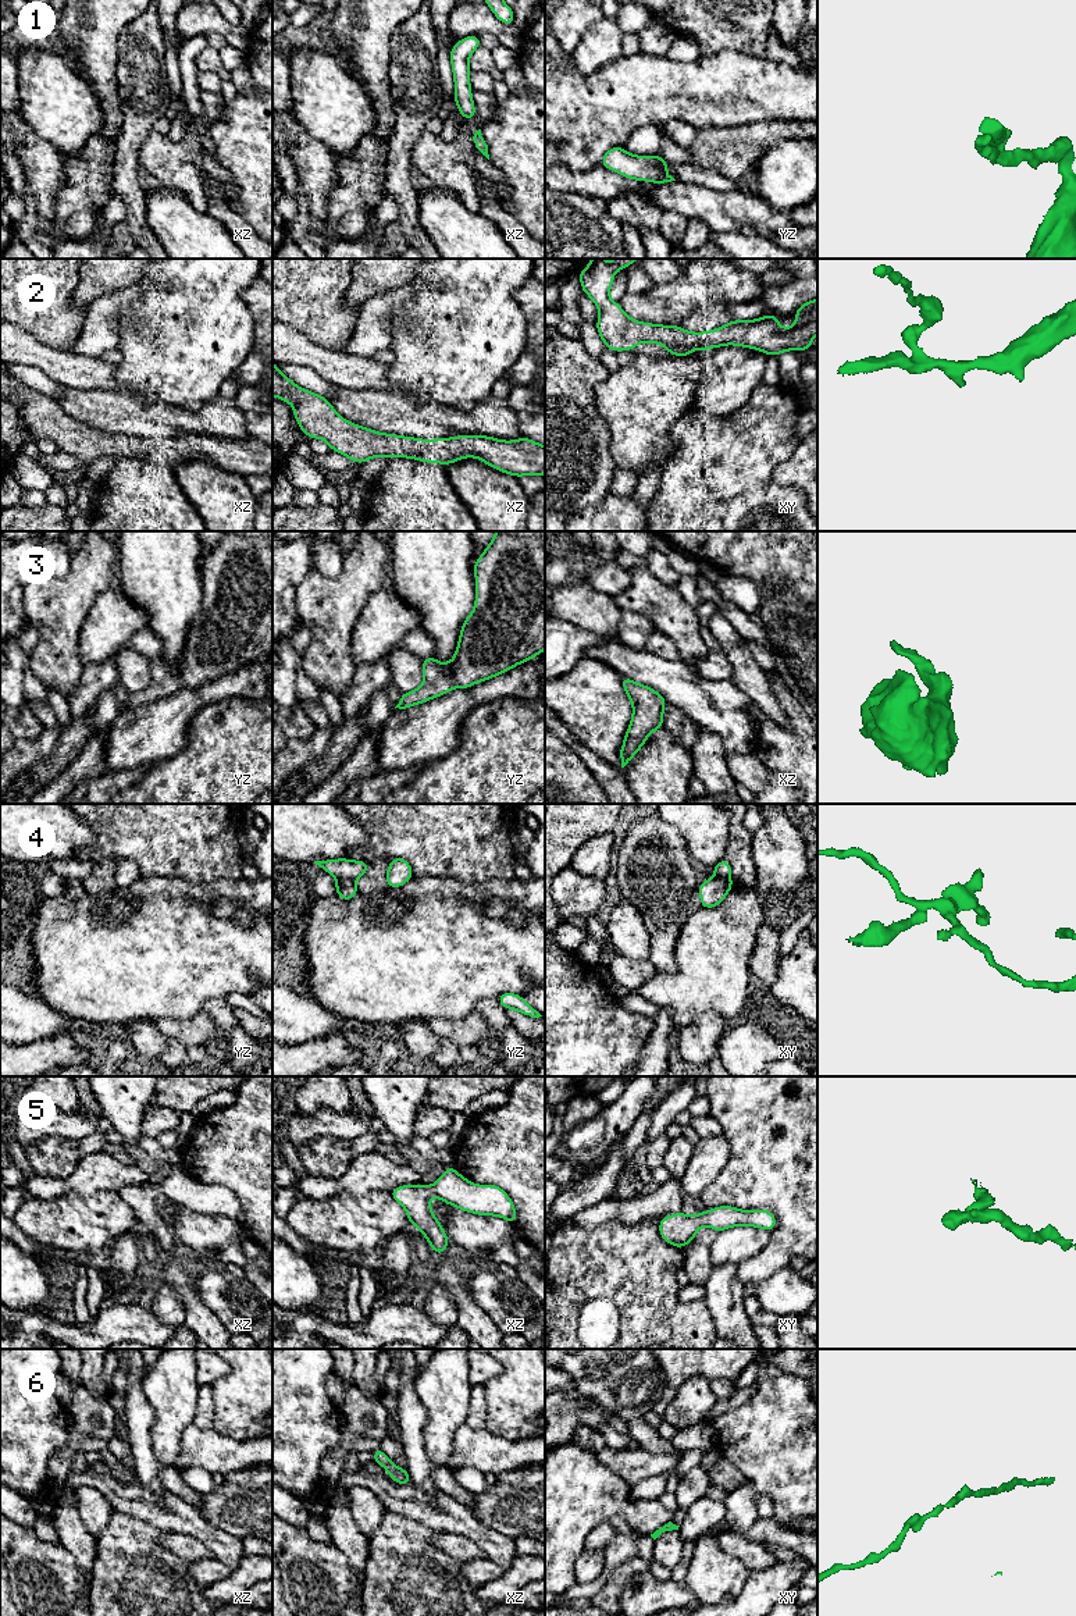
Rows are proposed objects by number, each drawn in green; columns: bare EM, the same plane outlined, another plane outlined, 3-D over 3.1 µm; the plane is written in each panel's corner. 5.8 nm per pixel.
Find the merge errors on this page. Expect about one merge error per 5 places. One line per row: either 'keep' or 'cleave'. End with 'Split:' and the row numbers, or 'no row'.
1: keep
2: keep
3: keep
4: cleave
5: keep
6: keep
Split: 4

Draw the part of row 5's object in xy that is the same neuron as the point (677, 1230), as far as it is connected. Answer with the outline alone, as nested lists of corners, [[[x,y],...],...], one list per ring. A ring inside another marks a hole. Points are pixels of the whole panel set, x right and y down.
[[[720,1206],[696,1215],[687,1215],[683,1211],[667,1215],[659,1221],[659,1231],[669,1245],[683,1249],[695,1239],[695,1232],[705,1225],[712,1227],[717,1234],[738,1225],[756,1227],[770,1232],[776,1228],[776,1217],[766,1209],[748,1211]]]

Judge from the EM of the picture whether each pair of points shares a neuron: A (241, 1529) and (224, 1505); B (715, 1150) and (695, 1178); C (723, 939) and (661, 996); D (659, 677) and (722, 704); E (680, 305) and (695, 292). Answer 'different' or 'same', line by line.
A: same
B: same
C: same
D: same
E: same

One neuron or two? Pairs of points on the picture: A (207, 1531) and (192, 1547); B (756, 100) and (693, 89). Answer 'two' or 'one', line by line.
A: two
B: one

